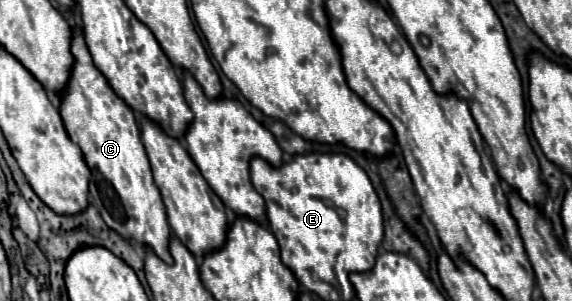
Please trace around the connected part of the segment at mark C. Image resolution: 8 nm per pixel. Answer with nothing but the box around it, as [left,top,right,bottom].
[60,27,172,263]

